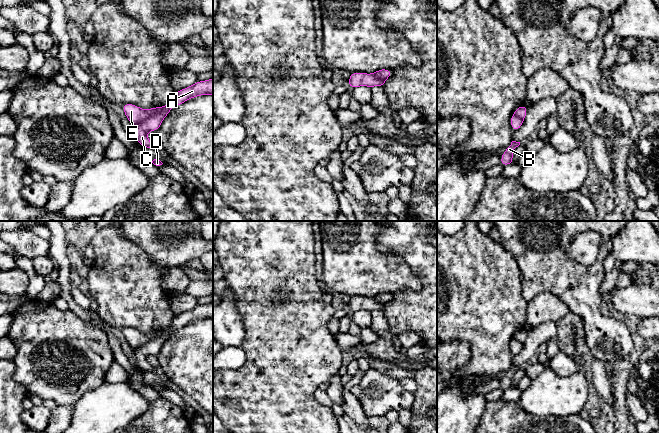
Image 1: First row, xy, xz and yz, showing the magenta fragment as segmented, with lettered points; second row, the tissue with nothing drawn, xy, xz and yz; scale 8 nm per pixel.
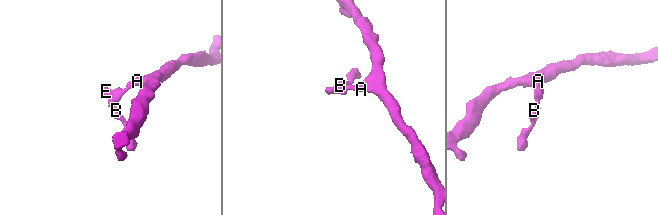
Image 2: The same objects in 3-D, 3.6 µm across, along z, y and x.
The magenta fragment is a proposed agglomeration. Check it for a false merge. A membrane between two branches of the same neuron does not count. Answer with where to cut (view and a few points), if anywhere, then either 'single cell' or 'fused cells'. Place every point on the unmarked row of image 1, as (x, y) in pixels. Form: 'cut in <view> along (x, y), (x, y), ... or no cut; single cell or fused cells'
cut in xy along (162, 331), (159, 335), (151, 338), (135, 350); fused cells

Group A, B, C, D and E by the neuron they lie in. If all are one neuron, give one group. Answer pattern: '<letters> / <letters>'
A B C D / E

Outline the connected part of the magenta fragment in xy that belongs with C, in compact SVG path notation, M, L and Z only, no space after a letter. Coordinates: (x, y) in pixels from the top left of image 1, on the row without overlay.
M213 302L206 305L197 305L190 311L176 315L171 326L163 330L160 336L151 339L147 344L135 350L136 366L147 372L155 371L155 368L147 362L146 357L148 355L157 355L161 351L163 343L173 331L201 319L213 319Z

